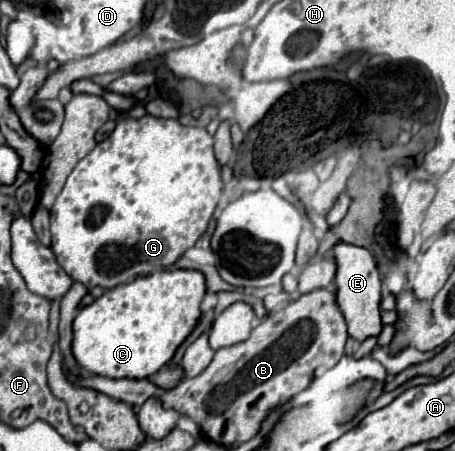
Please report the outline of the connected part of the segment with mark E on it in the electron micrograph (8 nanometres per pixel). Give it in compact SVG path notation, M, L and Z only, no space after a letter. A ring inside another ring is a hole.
M338 243L334 247L334 257L338 263L336 299L338 299L338 305L344 313L344 319L348 323L348 335L356 341L364 341L368 337L378 337L384 327L382 325L382 311L380 311L382 283L380 283L380 275L378 275L372 253L368 249L356 247L356 245Z

